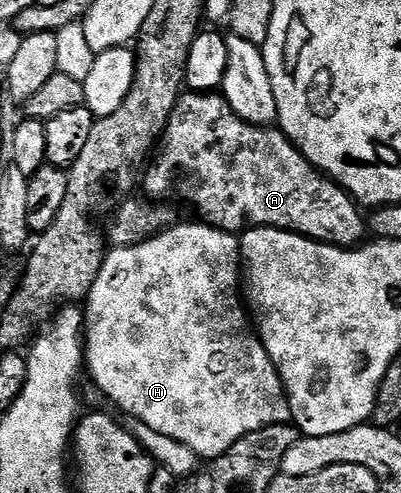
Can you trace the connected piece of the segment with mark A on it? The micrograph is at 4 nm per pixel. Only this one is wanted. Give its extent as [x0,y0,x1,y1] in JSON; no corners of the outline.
[146,92,368,248]

